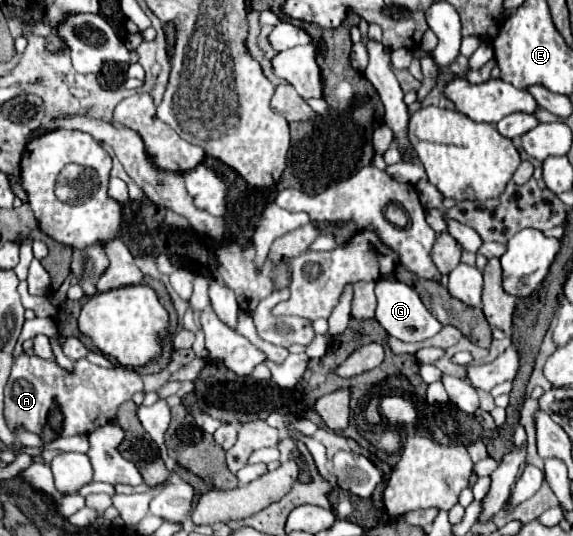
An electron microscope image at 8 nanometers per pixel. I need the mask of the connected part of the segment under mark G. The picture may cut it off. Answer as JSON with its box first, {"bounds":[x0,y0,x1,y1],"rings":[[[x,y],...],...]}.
{"bounds":[375,279,441,343],"rings":[[[381,279],[375,287],[375,295],[377,295],[377,321],[381,323],[381,327],[397,337],[399,341],[407,341],[407,343],[417,343],[417,341],[425,341],[433,335],[437,335],[441,331],[441,323],[427,311],[427,307],[421,303],[417,291],[401,281],[387,281],[387,279]]]}

